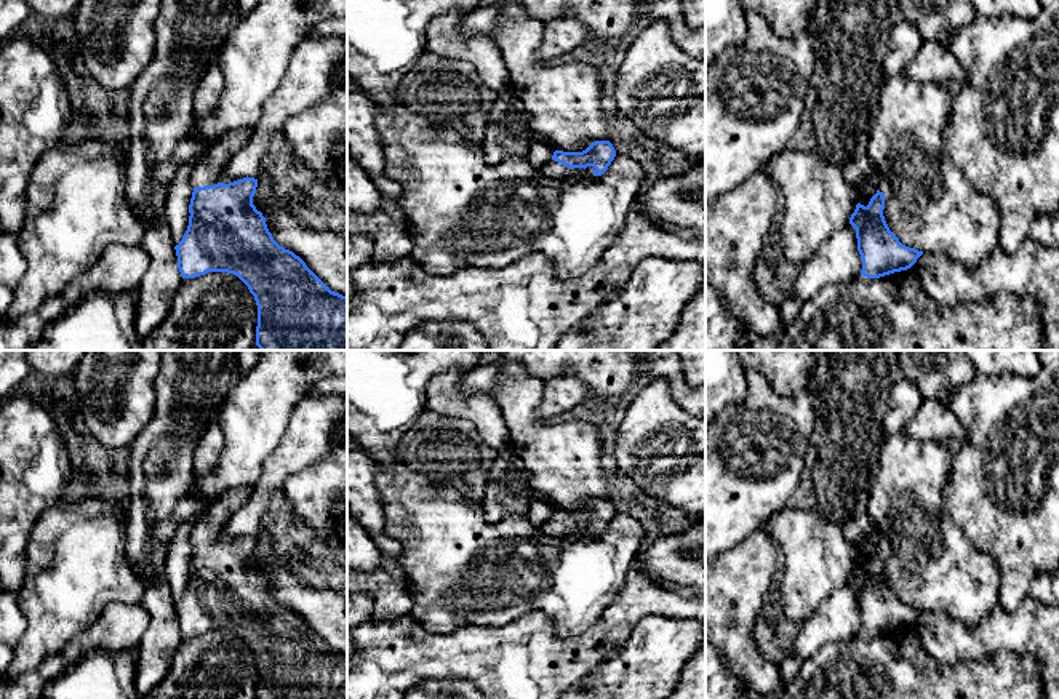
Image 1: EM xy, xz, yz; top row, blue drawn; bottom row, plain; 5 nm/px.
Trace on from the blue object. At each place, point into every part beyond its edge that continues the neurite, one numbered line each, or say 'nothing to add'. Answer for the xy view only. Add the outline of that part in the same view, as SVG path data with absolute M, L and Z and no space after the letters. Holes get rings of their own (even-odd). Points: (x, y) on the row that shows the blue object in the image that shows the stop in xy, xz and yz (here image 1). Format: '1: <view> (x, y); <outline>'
1: xy (207, 171); M235 128L222 134L206 154L195 163L190 184L192 187L214 186L229 160L246 146L251 136L248 128Z

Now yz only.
1: yz (875, 178); M873 170L873 173L869 176L869 182L880 192L886 192L889 184L888 181L880 174L878 170Z

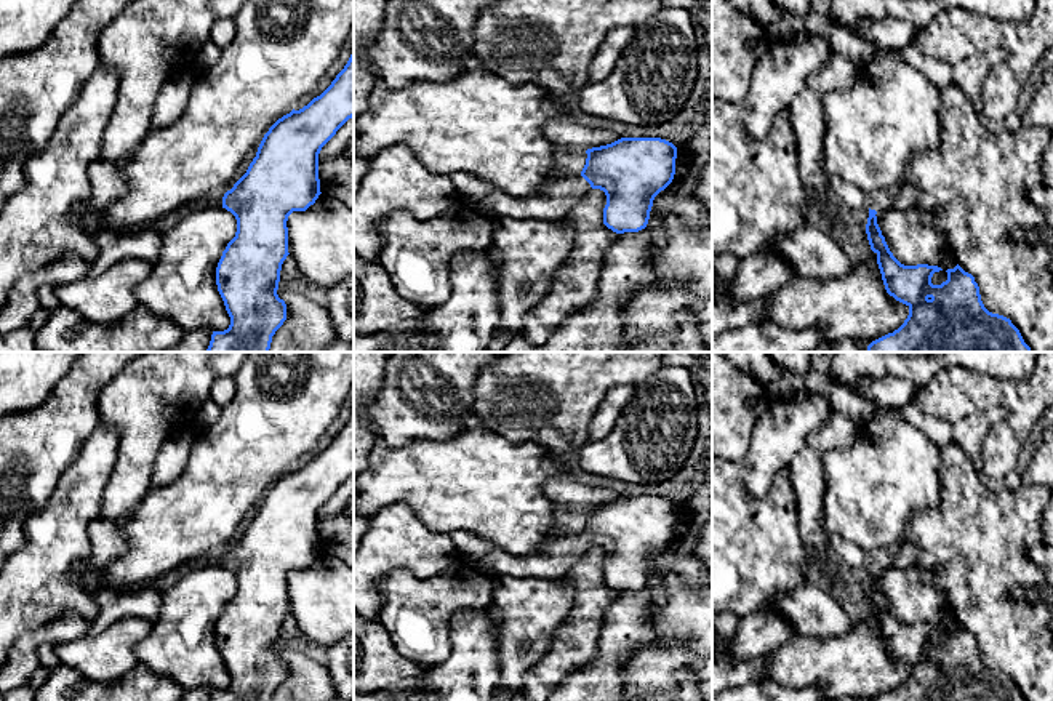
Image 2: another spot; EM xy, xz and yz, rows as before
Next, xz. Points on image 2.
1: xz (562, 194); M454 173L453 186L461 200L488 213L491 218L543 219L567 218L581 198L592 189L581 176L557 176L544 194L535 197L512 197L493 184L467 173Z

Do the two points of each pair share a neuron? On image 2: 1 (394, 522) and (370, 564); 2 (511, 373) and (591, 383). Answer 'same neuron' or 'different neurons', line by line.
1: same neuron
2: same neuron

